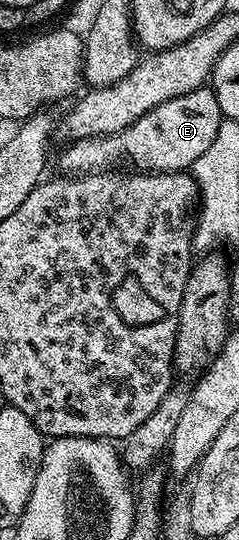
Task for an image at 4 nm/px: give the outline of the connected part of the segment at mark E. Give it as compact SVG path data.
M205 86L202 88L195 88L190 90L190 94L182 94L181 96L175 96L170 98L166 102L162 102L158 106L154 106L154 110L150 110L146 114L142 114L142 118L138 118L138 122L134 122L130 126L126 126L126 130L116 132L113 136L87 136L81 140L72 140L69 143L69 148L65 150L60 156L60 168L59 171L64 174L87 174L90 172L106 172L109 171L113 166L120 166L125 160L125 165L131 166L133 169L141 172L183 172L191 169L194 162L198 162L198 158L202 158L202 154L206 154L206 150L210 150L210 146L214 142L214 134L218 134L221 122L220 107L218 106L218 98L212 92L211 87Z

